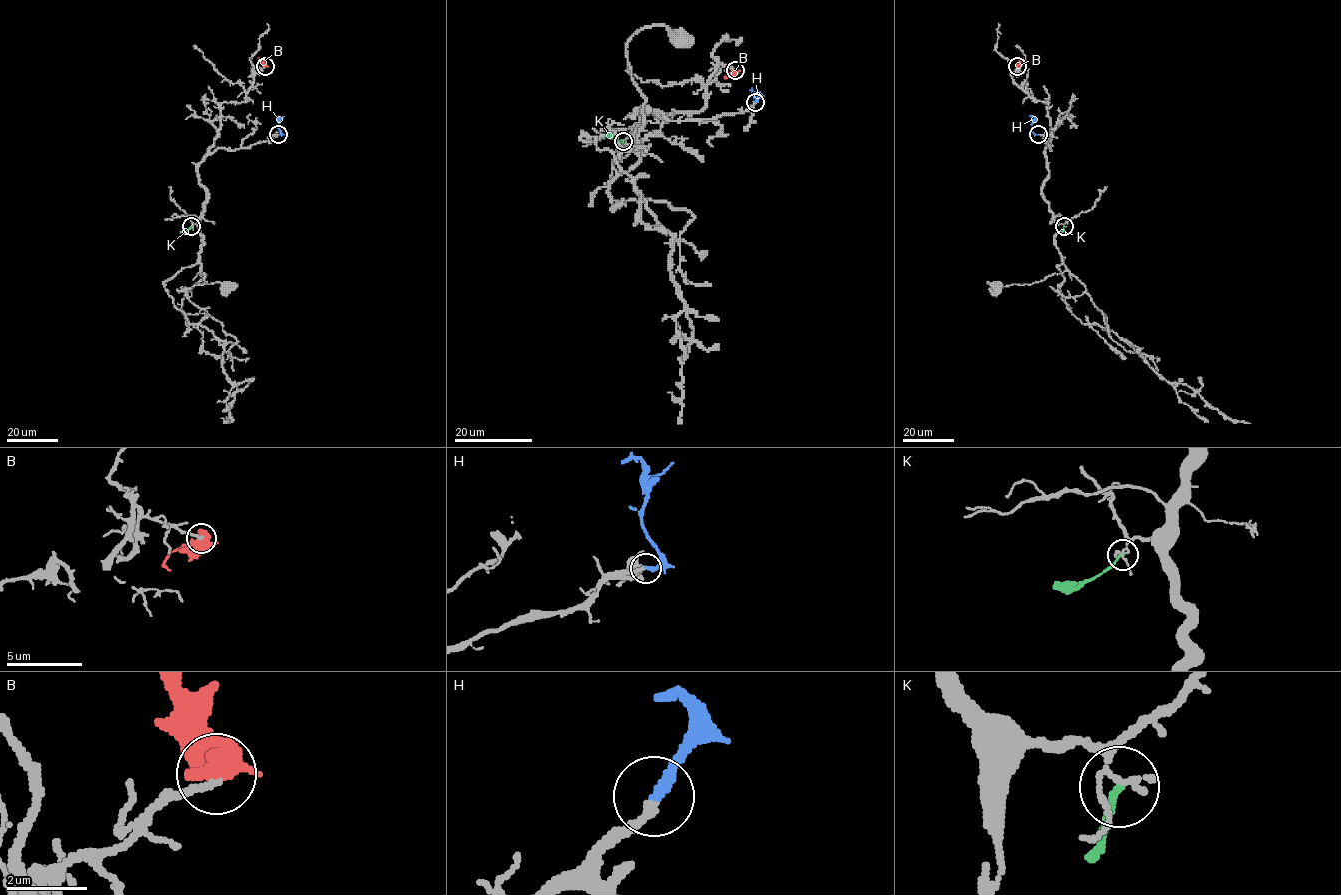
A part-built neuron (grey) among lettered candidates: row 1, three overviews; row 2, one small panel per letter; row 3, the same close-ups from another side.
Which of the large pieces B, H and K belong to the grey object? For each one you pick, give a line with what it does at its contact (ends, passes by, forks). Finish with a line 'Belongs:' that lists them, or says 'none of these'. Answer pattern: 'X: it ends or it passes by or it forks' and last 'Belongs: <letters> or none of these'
H: it ends
Belongs: H

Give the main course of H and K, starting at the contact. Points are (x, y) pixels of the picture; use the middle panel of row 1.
H: (755, 102), (759, 94), (754, 92), (755, 96), (749, 89)
K: (623, 142), (606, 135)

